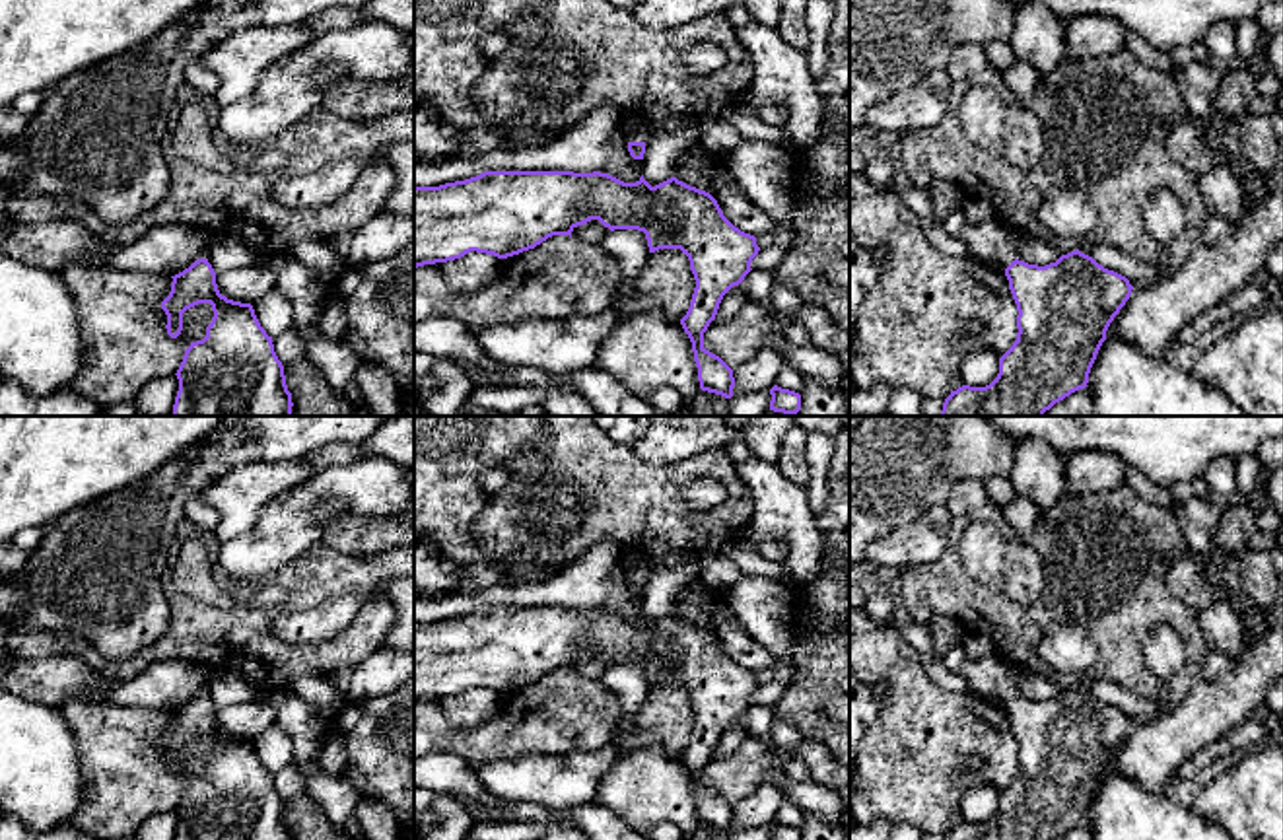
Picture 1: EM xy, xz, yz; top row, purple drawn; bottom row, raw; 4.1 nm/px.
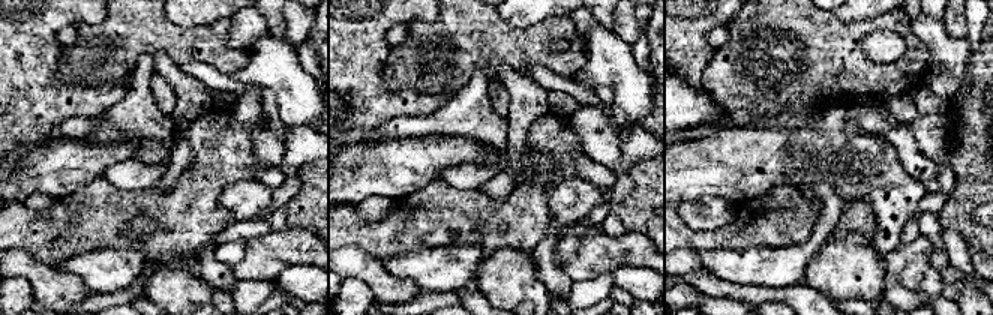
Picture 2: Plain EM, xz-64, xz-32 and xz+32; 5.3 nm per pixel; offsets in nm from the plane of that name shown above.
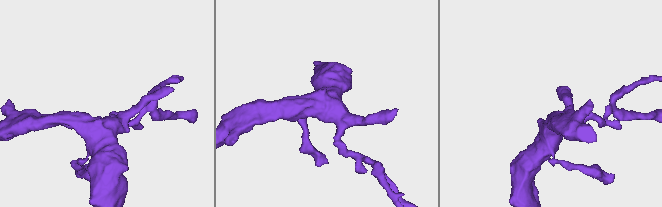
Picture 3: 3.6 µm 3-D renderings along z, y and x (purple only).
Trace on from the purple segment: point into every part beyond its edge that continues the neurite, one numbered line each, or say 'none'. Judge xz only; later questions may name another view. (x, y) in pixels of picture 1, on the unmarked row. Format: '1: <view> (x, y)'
1: xz (636, 562)

